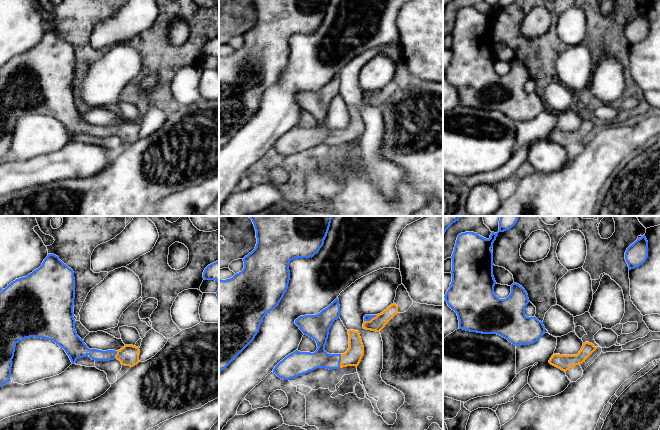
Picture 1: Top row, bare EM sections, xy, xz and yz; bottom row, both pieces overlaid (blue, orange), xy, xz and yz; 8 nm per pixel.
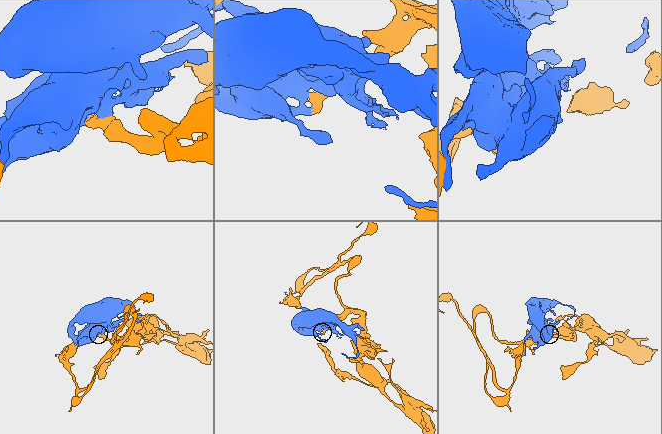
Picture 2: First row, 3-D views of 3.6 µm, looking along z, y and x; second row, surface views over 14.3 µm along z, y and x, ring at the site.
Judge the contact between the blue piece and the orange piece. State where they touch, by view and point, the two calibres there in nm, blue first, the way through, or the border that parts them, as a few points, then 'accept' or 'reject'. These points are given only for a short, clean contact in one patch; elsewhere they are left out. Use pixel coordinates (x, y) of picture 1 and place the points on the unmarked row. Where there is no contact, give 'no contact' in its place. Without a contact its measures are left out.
xz (340, 137) | 150/140 nm | accept

